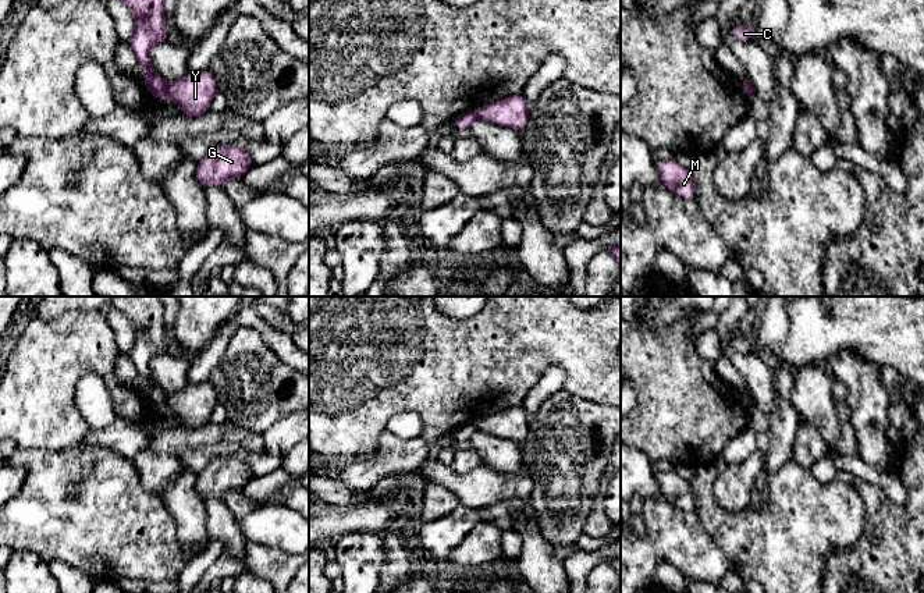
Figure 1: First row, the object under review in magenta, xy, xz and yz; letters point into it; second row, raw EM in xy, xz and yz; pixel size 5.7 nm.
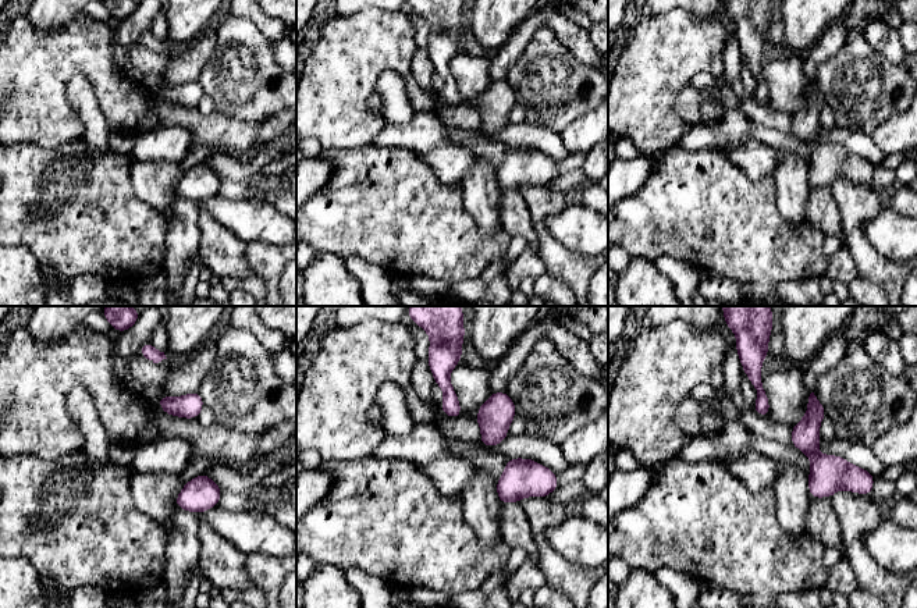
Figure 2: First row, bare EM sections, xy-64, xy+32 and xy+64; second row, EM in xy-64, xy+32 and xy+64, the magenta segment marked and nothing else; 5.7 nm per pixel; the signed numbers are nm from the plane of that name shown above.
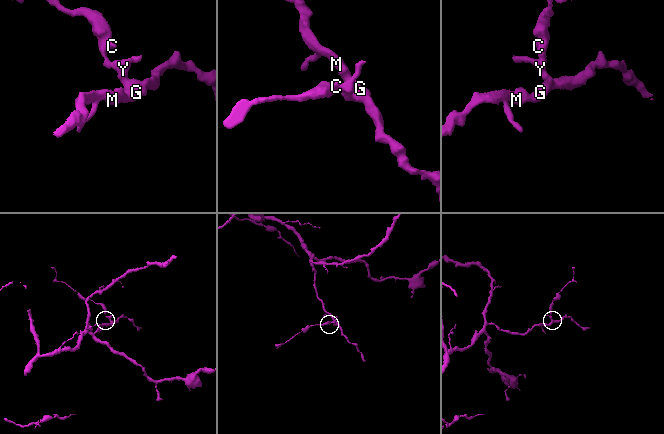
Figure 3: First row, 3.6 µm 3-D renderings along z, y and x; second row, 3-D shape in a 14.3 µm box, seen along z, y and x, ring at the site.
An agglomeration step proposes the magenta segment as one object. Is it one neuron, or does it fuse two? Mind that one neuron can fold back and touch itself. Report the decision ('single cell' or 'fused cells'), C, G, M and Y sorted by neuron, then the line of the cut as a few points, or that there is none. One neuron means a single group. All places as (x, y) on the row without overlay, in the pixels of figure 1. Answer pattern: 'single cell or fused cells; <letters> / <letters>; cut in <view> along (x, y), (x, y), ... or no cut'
fused cells; C / G M Y; cut in xy along (163, 397), (164, 408)

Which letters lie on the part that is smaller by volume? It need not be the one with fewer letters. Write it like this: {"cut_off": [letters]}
{"cut_off": ["C"]}

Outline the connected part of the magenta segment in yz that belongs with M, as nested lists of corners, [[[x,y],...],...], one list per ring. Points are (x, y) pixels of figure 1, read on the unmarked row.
[[[674,471],[655,473],[661,496],[671,504],[682,509],[694,509],[696,498],[690,487],[690,480],[682,479]]]

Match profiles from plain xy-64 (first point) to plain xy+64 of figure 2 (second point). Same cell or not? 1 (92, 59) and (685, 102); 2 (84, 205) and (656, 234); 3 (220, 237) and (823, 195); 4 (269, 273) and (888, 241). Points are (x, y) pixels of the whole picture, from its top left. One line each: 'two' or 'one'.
1: two
2: one
3: one
4: two

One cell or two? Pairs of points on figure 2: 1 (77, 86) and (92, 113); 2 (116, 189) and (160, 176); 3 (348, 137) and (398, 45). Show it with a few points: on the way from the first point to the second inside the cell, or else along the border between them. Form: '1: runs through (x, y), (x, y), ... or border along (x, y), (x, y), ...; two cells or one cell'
1: runs through (81, 93), (86, 106); one cell
2: border along (132, 157), (130, 169), (132, 191), (153, 209); two cells
3: runs through (348, 113), (348, 89), (375, 63); one cell

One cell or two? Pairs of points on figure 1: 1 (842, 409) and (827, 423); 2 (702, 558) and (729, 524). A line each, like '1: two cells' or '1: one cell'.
1: two cells
2: two cells

